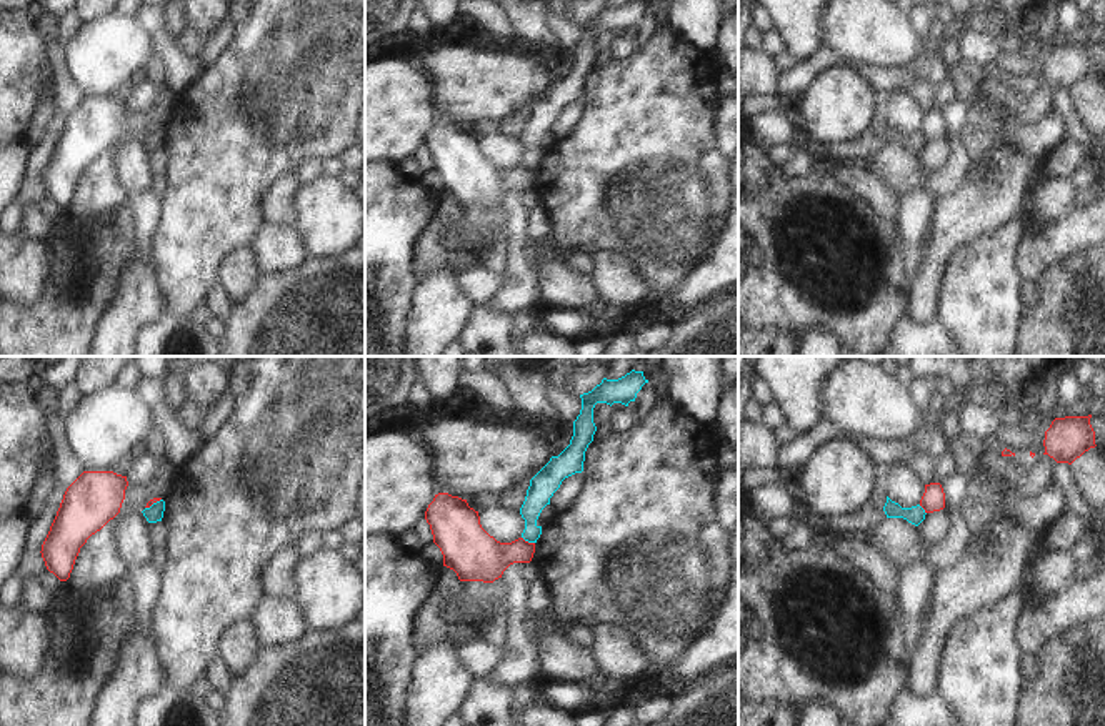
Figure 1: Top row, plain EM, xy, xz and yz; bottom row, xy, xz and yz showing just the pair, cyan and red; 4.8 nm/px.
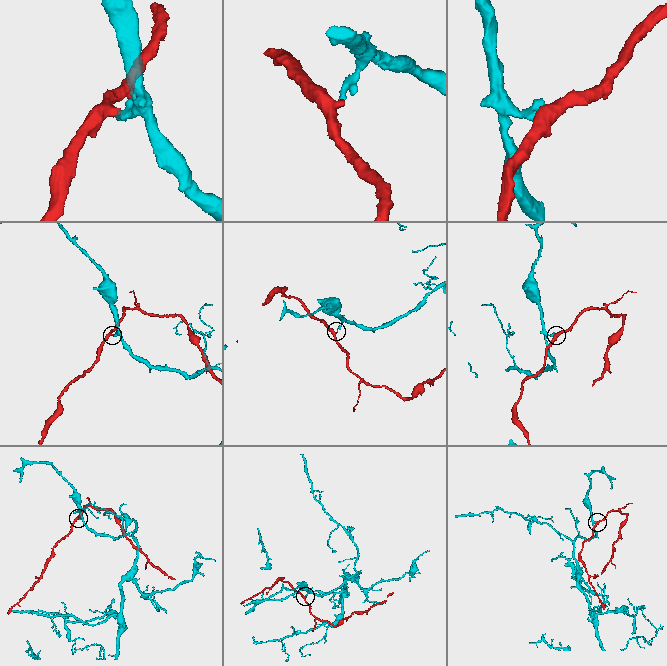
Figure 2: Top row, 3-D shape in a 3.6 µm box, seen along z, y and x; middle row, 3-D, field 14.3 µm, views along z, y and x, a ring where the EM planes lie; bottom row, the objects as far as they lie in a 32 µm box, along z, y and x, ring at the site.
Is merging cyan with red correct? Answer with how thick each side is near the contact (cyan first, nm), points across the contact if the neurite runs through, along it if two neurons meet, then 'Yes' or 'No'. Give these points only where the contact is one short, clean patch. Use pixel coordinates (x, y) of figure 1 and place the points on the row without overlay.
Thickness 120 nm (cyan) against 220 nm. Boundary: xz (522, 164), (534, 170). No.

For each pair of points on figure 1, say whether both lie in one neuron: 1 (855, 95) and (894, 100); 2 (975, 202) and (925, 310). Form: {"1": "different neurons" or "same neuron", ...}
{"1": "different neurons", "2": "same neuron"}

